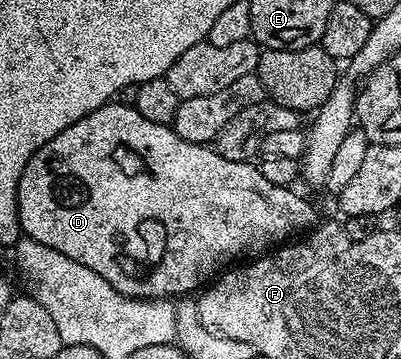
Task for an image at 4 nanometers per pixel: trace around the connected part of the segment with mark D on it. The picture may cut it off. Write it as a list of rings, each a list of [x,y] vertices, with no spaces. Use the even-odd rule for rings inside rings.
[[[115,101],[94,109],[94,113],[82,117],[82,121],[74,121],[74,125],[62,129],[58,137],[46,141],[42,149],[32,154],[26,169],[22,169],[22,177],[18,181],[16,204],[20,229],[27,238],[42,245],[50,245],[50,249],[58,249],[58,253],[78,261],[78,265],[86,265],[86,269],[94,269],[98,277],[110,281],[110,285],[114,285],[118,293],[127,295],[130,299],[171,300],[173,297],[191,296],[199,292],[213,277],[219,276],[229,265],[237,261],[255,260],[269,249],[307,232],[318,223],[316,211],[312,208],[310,200],[303,199],[292,187],[273,185],[267,177],[262,177],[255,162],[226,161],[226,157],[219,155],[211,146],[182,141],[182,137],[178,137],[178,133],[172,130],[169,124],[146,121],[146,117],[138,113],[135,105]]]

